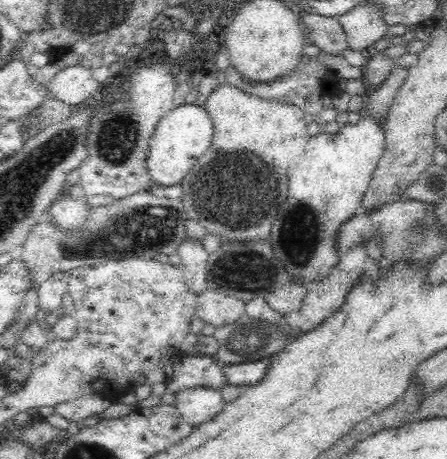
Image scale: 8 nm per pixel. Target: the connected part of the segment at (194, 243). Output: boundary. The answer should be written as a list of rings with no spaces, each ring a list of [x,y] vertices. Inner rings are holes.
[[[186,237],[176,252],[181,258],[186,286],[198,295],[207,289],[206,267],[209,257],[201,241]]]

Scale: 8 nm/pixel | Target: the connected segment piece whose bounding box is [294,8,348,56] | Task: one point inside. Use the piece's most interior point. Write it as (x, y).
(326, 33)

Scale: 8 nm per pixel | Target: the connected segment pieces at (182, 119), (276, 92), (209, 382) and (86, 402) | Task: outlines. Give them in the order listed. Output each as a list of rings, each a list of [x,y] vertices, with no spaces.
[[[184,104],[174,108],[157,123],[152,134],[146,161],[150,178],[161,186],[181,183],[194,163],[208,151],[213,136],[214,124],[203,107]]]
[[[305,54],[300,58],[298,66],[290,75],[283,75],[280,79],[274,80],[274,82],[250,85],[244,81],[244,77],[232,65],[227,69],[225,75],[226,83],[234,87],[234,89],[242,91],[242,93],[248,93],[248,95],[256,96],[263,100],[294,105],[294,107],[304,112],[304,122],[307,126],[318,121],[320,111],[327,110],[333,106],[331,104],[332,90],[338,88],[337,84],[340,81],[336,72],[325,68],[320,58],[306,56]]]
[[[197,354],[176,362],[171,380],[166,381],[167,392],[174,394],[197,386],[222,391],[226,385],[226,375],[214,356]]]
[[[88,393],[68,402],[60,402],[54,407],[54,412],[74,425],[78,421],[85,421],[88,416],[93,418],[94,414],[104,412],[111,403],[112,401],[105,399],[98,393]]]

